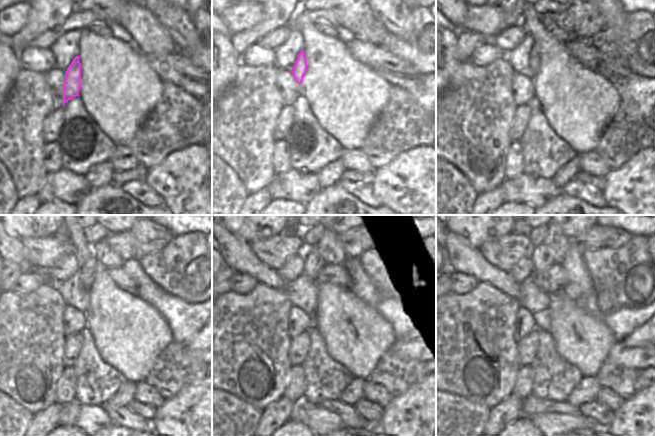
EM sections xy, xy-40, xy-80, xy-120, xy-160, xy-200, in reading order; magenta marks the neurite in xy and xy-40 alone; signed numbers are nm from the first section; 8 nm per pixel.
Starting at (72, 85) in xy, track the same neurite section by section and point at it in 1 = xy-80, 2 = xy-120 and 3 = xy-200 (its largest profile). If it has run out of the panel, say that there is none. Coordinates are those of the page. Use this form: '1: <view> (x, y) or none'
1: xy-80 (533, 61)
2: xy-120 (87, 270)
3: xy-200 (542, 258)

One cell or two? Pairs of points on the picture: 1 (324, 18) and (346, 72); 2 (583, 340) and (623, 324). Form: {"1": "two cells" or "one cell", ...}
{"1": "two cells", "2": "two cells"}

